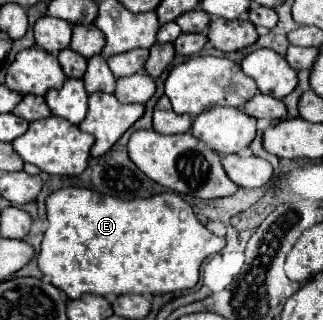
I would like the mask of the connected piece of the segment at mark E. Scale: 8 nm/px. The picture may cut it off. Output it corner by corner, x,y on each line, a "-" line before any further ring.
60,188
56,192
52,192
48,196
48,230
44,232
42,244
40,244
40,254
36,256
38,260
38,268
44,276
50,276
50,282
64,290
66,296
70,300
76,300
78,296
90,292
90,294
98,294
98,296
120,296
120,294
164,294
164,292
176,292
176,290
188,290
198,282
198,270
200,264
204,262
206,256
220,252
224,248
224,238
214,236
208,228
204,228
204,224
198,222
198,218
192,212
192,206
176,192
162,192
150,198
132,198
132,200
122,200
122,198
114,198
114,196
106,196
88,188

